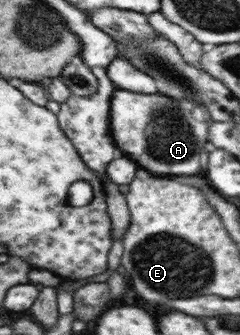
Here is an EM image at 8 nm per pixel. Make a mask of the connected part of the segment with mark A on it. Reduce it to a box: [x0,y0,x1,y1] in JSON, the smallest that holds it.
[110,88,211,175]

